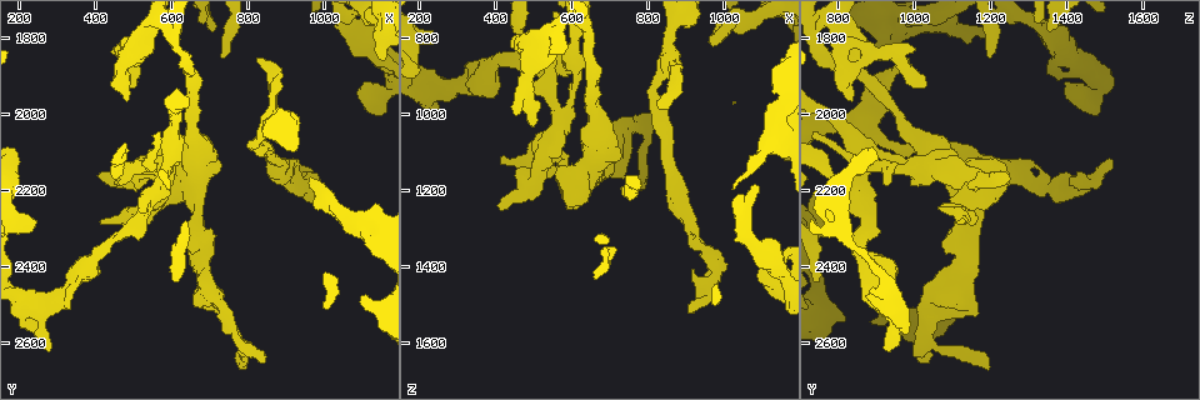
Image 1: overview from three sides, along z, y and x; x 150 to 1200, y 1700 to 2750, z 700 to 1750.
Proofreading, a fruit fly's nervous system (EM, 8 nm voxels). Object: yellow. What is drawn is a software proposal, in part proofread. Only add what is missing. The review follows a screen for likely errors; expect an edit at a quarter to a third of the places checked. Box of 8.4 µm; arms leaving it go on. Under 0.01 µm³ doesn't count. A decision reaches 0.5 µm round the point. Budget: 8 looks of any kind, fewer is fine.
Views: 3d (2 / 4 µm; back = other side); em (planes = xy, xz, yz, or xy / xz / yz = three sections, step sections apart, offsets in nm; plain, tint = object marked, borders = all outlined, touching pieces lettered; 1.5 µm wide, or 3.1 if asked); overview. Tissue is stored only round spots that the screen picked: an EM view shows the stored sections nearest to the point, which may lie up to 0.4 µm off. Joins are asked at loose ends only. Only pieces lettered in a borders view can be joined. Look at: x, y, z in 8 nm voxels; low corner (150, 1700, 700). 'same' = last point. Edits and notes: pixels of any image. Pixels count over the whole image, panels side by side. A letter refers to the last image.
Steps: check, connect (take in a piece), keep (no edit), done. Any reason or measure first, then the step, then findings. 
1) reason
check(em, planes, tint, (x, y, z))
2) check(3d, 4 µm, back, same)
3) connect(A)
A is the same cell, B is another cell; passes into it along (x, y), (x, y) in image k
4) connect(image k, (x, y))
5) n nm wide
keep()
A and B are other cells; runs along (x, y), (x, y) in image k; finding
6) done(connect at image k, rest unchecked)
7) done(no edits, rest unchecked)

branch stops here
check(3d, 4 µm, (280, 2620, 935))

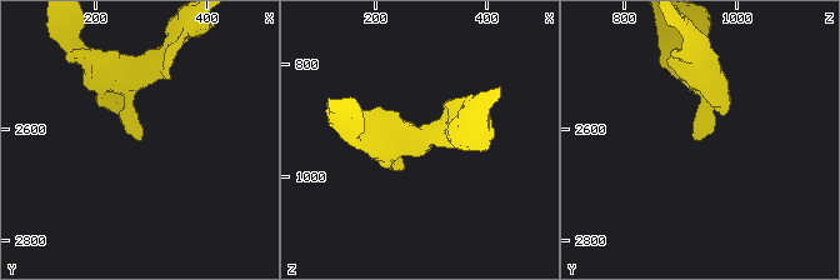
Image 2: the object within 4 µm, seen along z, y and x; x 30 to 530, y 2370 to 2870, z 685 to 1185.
now the EM
check(em, xz, step 4, tint, (280, 2620, 935))

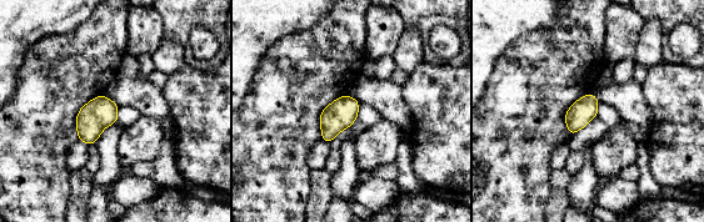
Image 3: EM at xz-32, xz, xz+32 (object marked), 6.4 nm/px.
cut it another way
check(em, planes, borders, same)

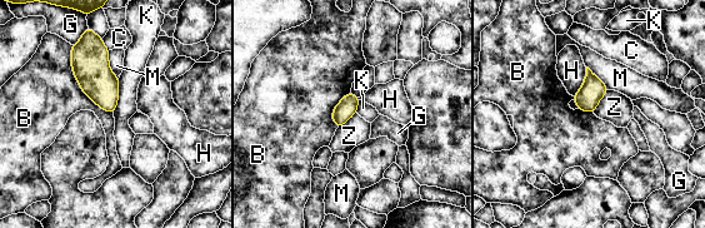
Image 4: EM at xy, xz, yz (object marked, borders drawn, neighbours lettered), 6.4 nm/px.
keep()
B, C, G, H, K, M and Z are other cells; border along (609, 90), (593, 112) in image 4; no lettered piece goes on from it

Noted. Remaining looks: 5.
an open end
check(3d, 4 µm, (780, 2665, 1190))

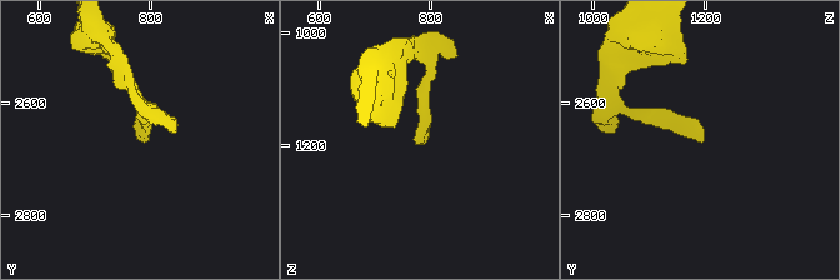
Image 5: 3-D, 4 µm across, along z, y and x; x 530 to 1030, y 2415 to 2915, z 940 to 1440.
check(em, planes, tint, (780, 2665, 1200))

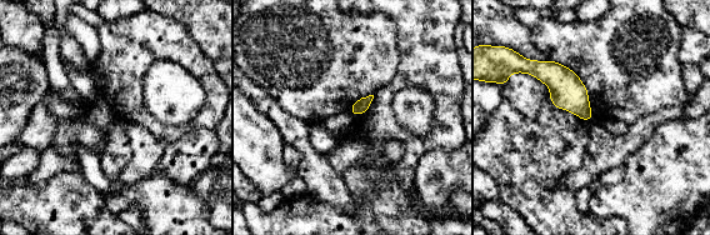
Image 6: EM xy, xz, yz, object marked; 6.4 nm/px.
see the neighbours
check(em, planes, borders, same)

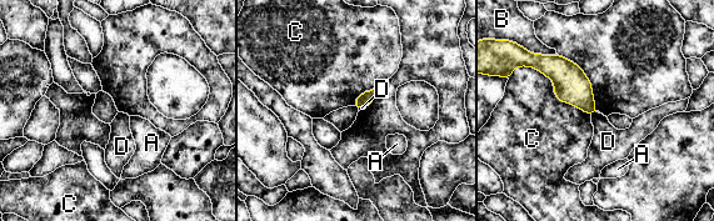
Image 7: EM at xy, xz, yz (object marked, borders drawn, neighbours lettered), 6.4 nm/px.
90 nm wide
keep()
A, B, C and D are other cells; border along (595, 111), (592, 115) in image 7; no lettered piece goes on from it

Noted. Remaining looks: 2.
branch stops here
check(em, planes, borders, (965, 2170, 825))

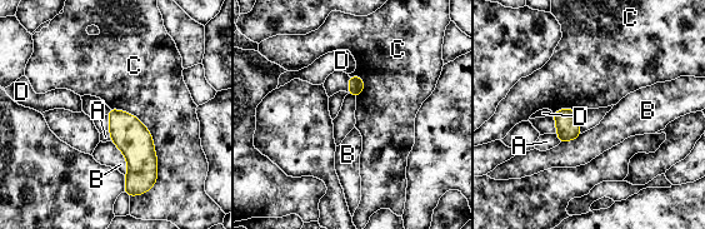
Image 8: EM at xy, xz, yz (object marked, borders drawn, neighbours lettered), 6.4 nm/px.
keep()
A, B, C and D are other cells; border along (110, 108), (149, 132), (155, 183) in image 8; no lettered piece goes on from it

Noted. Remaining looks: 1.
done(no edits, rest unchecked)

